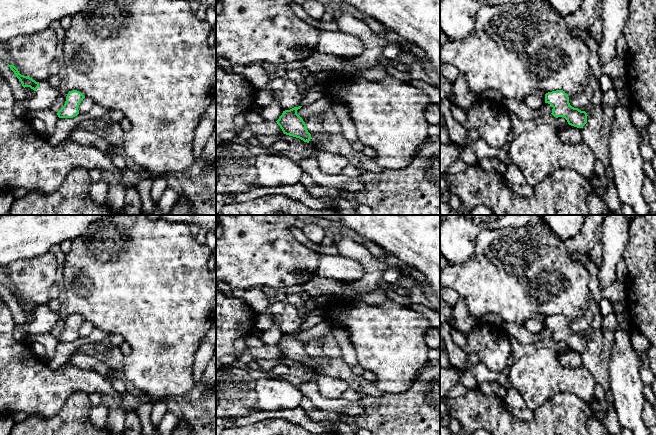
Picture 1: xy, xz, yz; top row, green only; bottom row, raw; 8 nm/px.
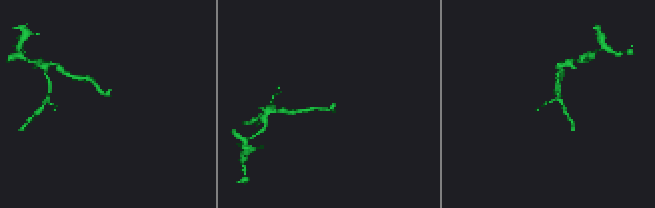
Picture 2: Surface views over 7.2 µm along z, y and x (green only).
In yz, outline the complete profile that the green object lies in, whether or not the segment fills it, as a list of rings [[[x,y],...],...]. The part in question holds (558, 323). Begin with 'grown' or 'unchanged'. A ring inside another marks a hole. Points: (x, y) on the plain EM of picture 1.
unchanged | [[[563,314],[546,317],[545,327],[553,331],[551,338],[554,341],[564,341],[571,350],[582,352],[587,347],[587,337],[572,331],[569,321]]]

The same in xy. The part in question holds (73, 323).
unchanged | [[[69,315],[64,330],[58,335],[59,342],[73,342],[79,338],[78,331],[85,320],[77,315]]]

